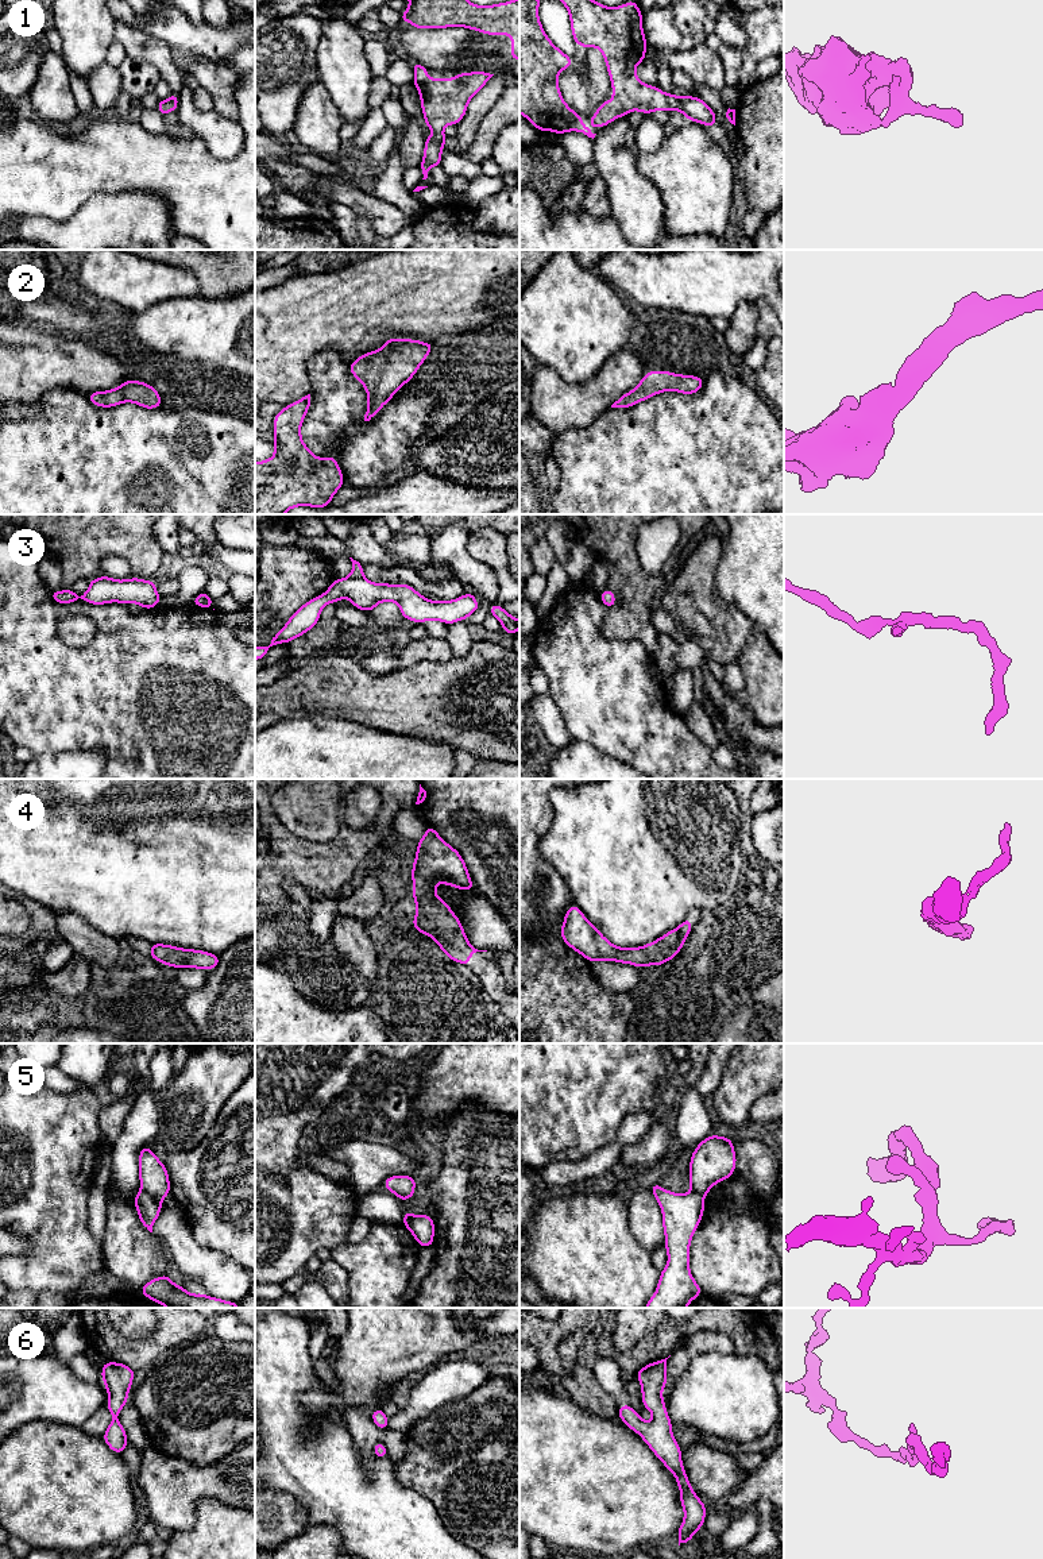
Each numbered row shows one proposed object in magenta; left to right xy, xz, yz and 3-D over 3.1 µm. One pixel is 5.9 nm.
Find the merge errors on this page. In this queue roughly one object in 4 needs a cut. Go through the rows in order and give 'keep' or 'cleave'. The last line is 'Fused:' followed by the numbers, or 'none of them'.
1: keep
2: keep
3: keep
4: keep
5: cleave
6: keep
Fused: 5

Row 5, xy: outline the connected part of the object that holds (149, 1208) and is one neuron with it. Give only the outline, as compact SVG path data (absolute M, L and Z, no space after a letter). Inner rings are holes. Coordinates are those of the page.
M139 1191L138 1195L134 1197L134 1205L138 1208L140 1223L150 1232L152 1232L152 1226L161 1213L162 1203L155 1200L150 1195Z

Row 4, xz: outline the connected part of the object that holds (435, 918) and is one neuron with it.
M429 825L418 841L409 877L413 879L413 900L417 906L417 914L413 917L416 930L434 939L451 961L466 966L472 953L487 952L478 950L468 942L459 918L441 896L436 895L437 883L457 887L460 891L475 887L461 854Z

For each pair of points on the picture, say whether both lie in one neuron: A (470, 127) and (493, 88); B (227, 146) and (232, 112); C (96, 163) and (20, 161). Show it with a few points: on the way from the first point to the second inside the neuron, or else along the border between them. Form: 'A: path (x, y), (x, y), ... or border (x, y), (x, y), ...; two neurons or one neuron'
A: path (472, 118), (478, 105), (486, 97); one neuron
B: border (213, 108), (221, 115), (238, 120); two neurons
C: path (77, 163), (39, 163); one neuron

